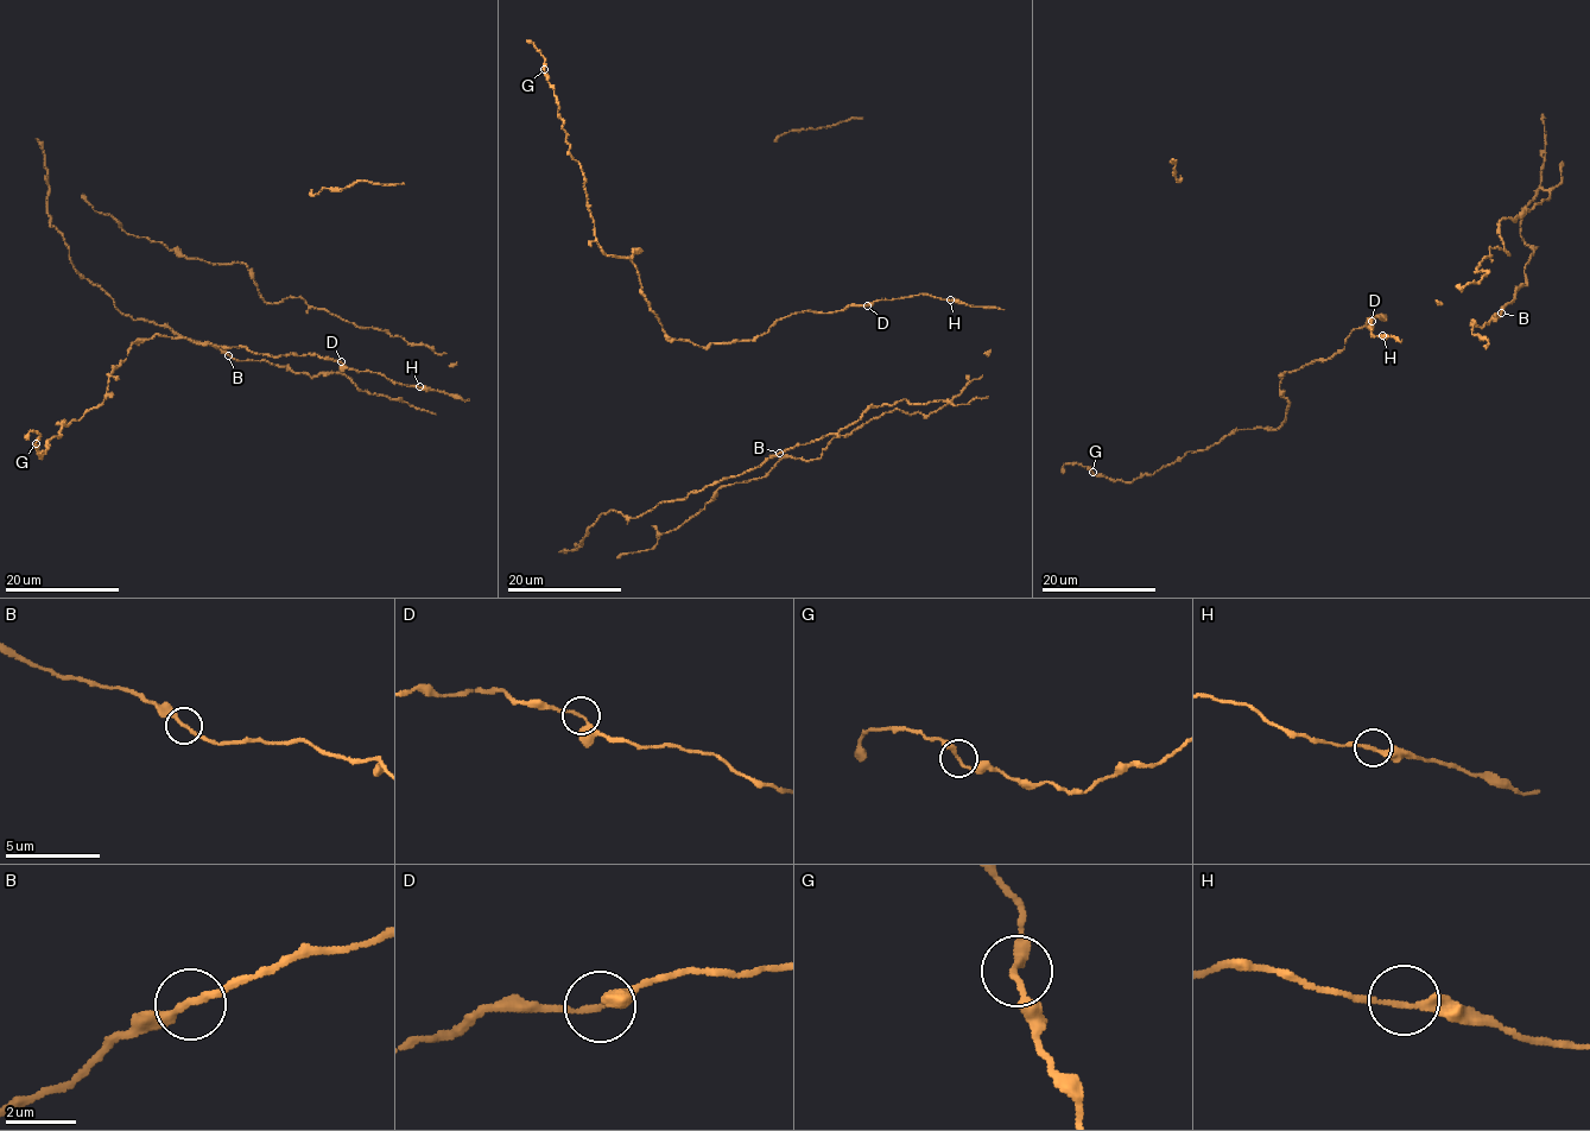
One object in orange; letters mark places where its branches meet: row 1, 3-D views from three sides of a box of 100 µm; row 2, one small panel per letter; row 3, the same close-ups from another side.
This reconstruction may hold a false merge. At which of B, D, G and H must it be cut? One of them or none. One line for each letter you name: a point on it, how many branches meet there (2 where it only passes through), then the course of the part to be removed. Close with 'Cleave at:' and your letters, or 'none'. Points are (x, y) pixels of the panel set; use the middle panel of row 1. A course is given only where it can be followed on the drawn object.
Cleave at: none

